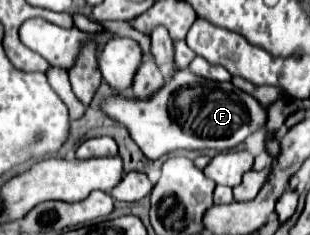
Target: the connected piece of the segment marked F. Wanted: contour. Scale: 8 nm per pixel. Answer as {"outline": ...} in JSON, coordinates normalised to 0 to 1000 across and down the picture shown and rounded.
{"outline":[[[603,289],[571,298],[565,323],[474,426],[358,400],[326,434],[326,468],[365,511],[390,519],[461,655],[487,681],[506,681],[565,638],[758,630],[803,570],[848,545],[861,511],[855,460],[816,409],[758,374],[745,349],[687,349],[648,323],[623,323],[623,306]]]}

